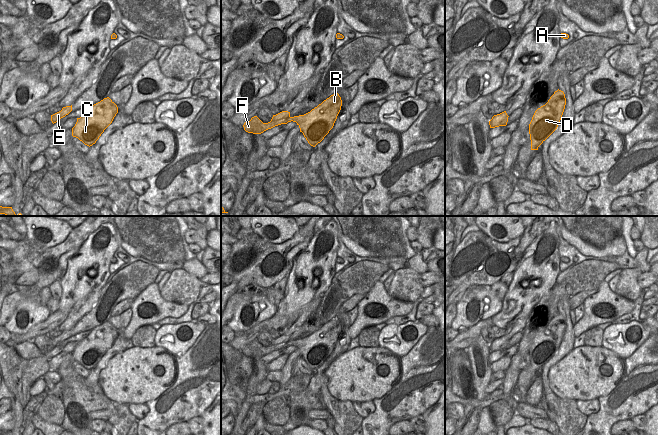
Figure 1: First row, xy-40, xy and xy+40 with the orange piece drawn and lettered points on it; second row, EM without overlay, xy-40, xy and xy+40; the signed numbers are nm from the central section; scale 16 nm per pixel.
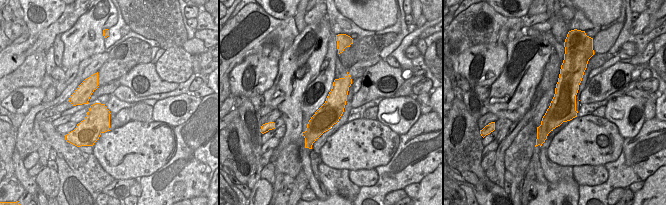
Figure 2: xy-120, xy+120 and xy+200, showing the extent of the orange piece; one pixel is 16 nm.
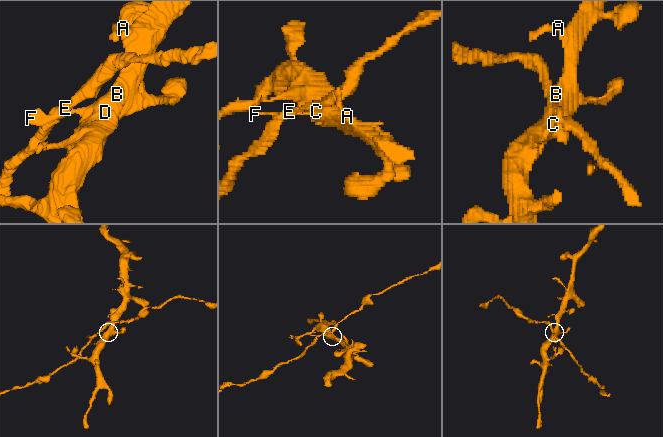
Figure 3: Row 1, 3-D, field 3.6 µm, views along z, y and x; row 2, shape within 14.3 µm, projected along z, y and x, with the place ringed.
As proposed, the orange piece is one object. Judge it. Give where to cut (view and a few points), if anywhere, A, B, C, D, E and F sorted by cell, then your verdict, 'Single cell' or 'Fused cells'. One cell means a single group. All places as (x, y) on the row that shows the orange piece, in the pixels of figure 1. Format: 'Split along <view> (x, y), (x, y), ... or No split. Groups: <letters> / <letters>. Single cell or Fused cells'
Split along xy (289, 116), (284, 123). Groups: A B C D / E F. Fused cells.

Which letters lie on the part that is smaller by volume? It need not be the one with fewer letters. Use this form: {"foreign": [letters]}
{"foreign": ["E", "F"]}

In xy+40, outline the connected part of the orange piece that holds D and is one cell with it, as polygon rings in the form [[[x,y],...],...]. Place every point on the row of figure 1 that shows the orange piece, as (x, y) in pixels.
[[[558,89],[545,105],[535,111],[529,124],[531,150],[538,150],[538,147],[557,129],[565,105],[565,94]]]

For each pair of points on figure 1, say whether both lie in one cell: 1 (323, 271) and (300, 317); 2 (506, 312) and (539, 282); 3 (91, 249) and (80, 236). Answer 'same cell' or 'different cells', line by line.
1: different cells
2: same cell
3: different cells

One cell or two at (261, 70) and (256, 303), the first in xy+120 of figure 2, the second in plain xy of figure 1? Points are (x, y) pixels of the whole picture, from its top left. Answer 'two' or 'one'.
one

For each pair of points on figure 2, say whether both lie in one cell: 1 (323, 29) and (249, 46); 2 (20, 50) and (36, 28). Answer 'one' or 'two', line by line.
1: two
2: one

